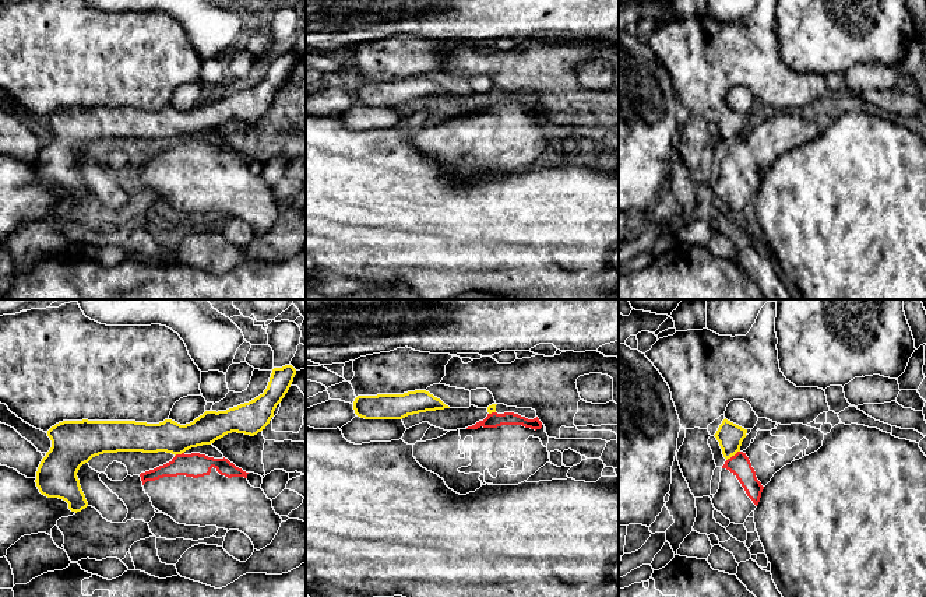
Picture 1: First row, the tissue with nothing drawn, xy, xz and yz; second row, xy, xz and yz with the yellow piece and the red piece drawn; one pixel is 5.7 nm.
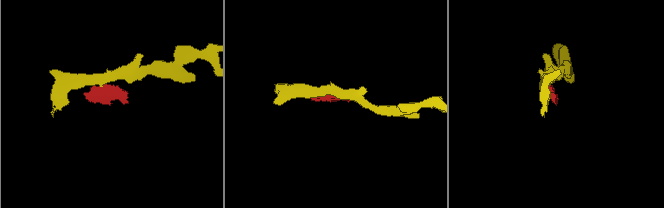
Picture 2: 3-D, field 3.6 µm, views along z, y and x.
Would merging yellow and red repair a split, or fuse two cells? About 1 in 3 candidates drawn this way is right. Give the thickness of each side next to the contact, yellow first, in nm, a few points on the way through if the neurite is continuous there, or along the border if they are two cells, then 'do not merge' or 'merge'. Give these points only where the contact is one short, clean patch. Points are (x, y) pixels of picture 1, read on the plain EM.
150 nm thick on the yellow side, 120 nm on the other; border along yz (739, 137), (726, 147); do not merge

